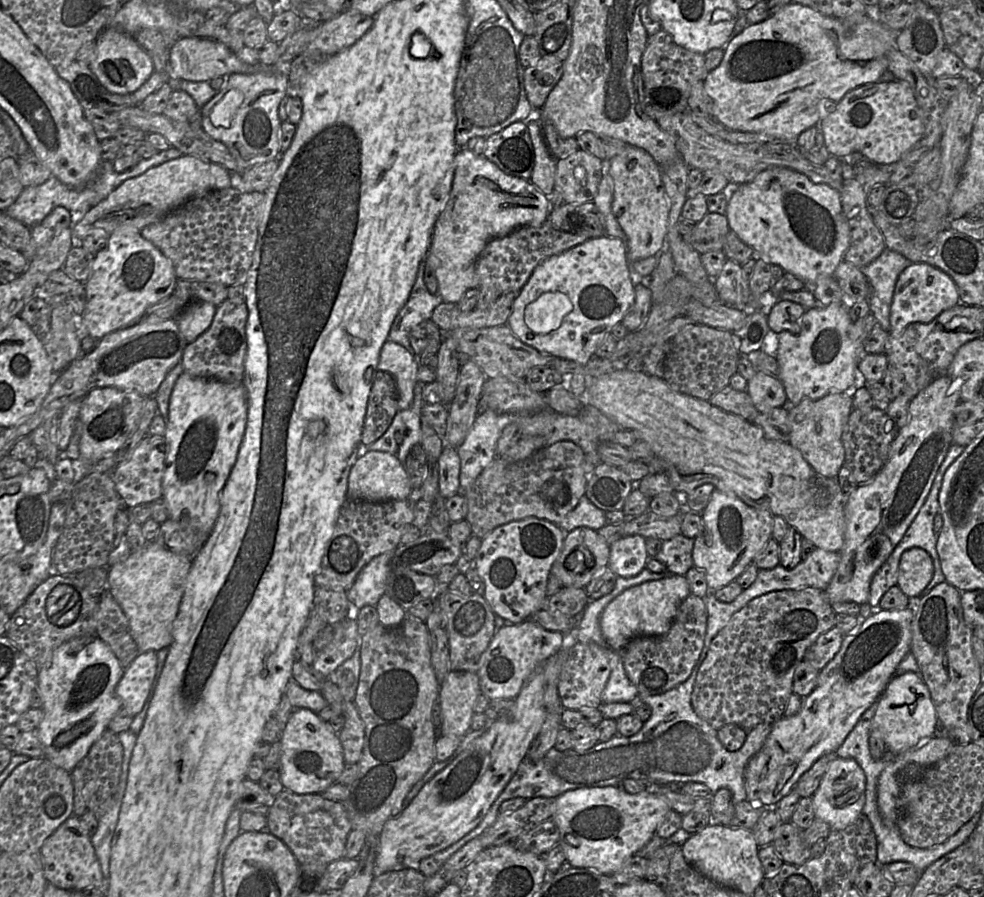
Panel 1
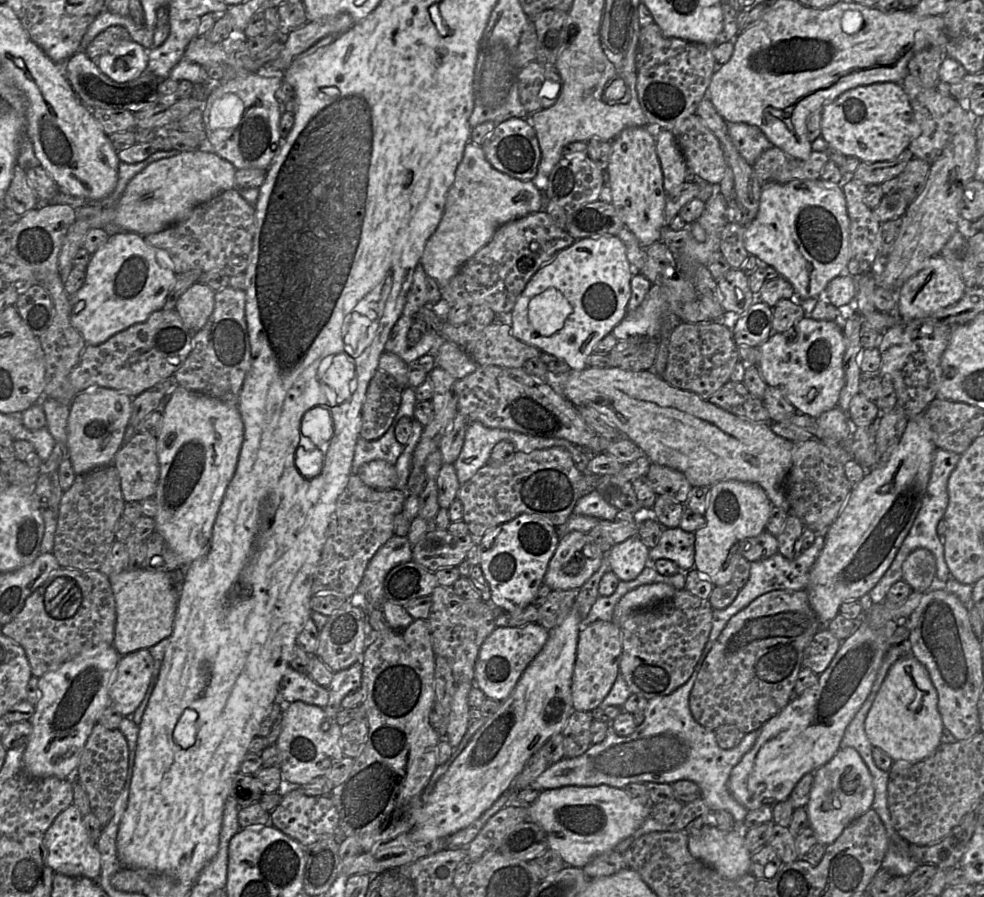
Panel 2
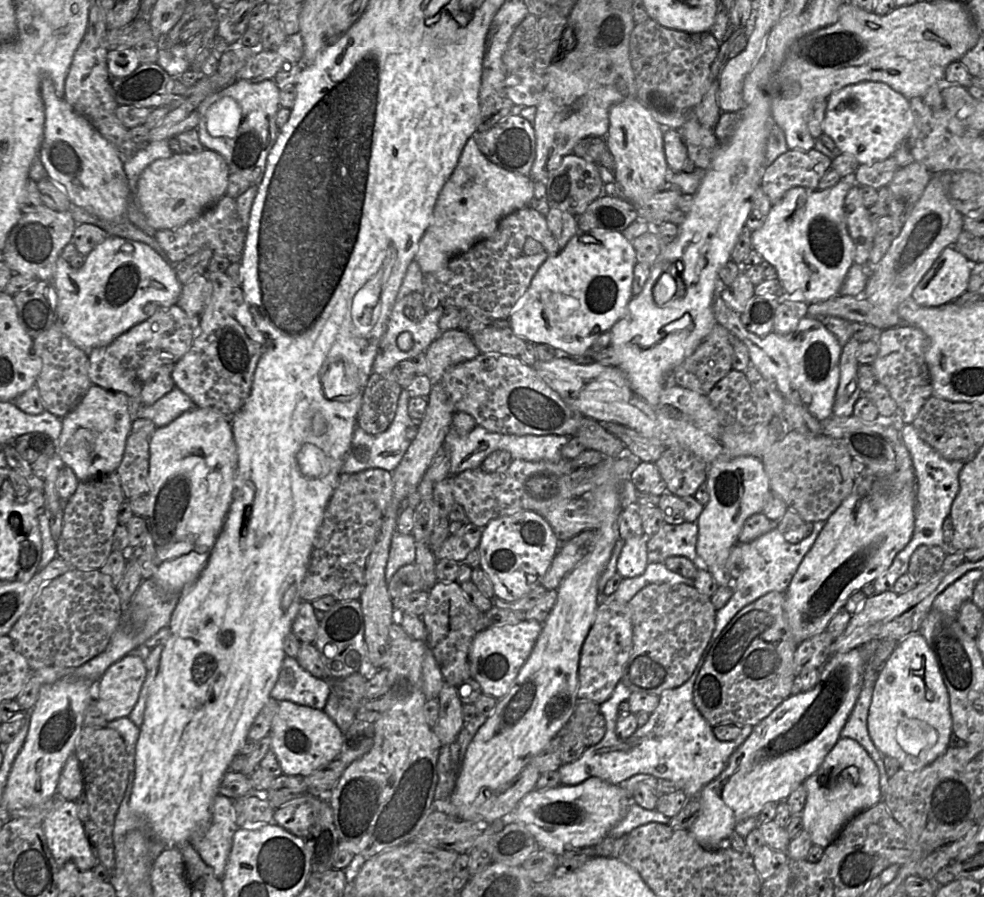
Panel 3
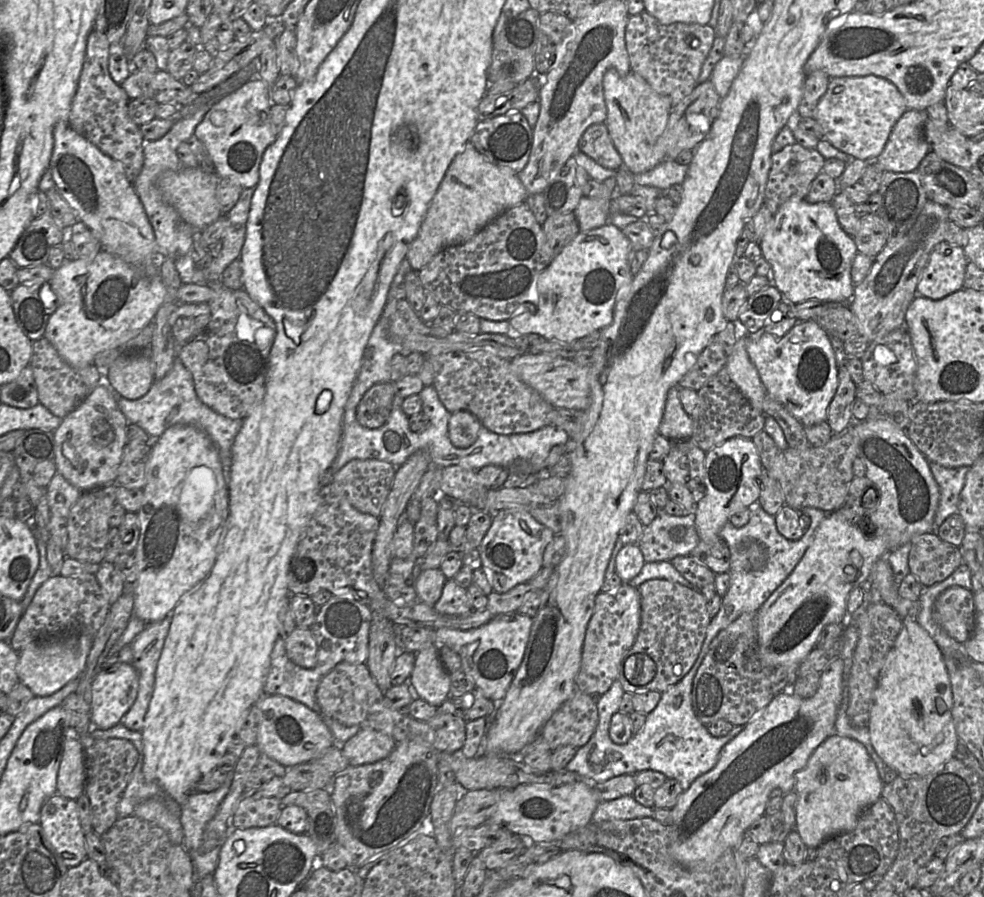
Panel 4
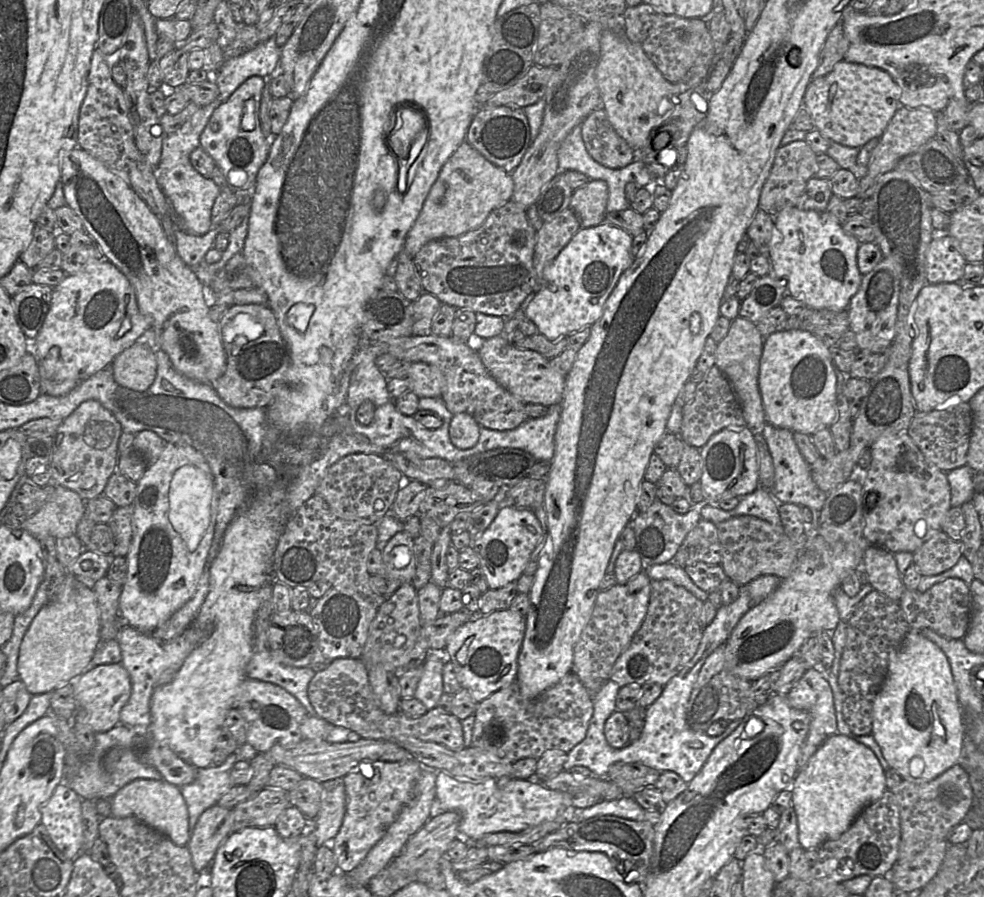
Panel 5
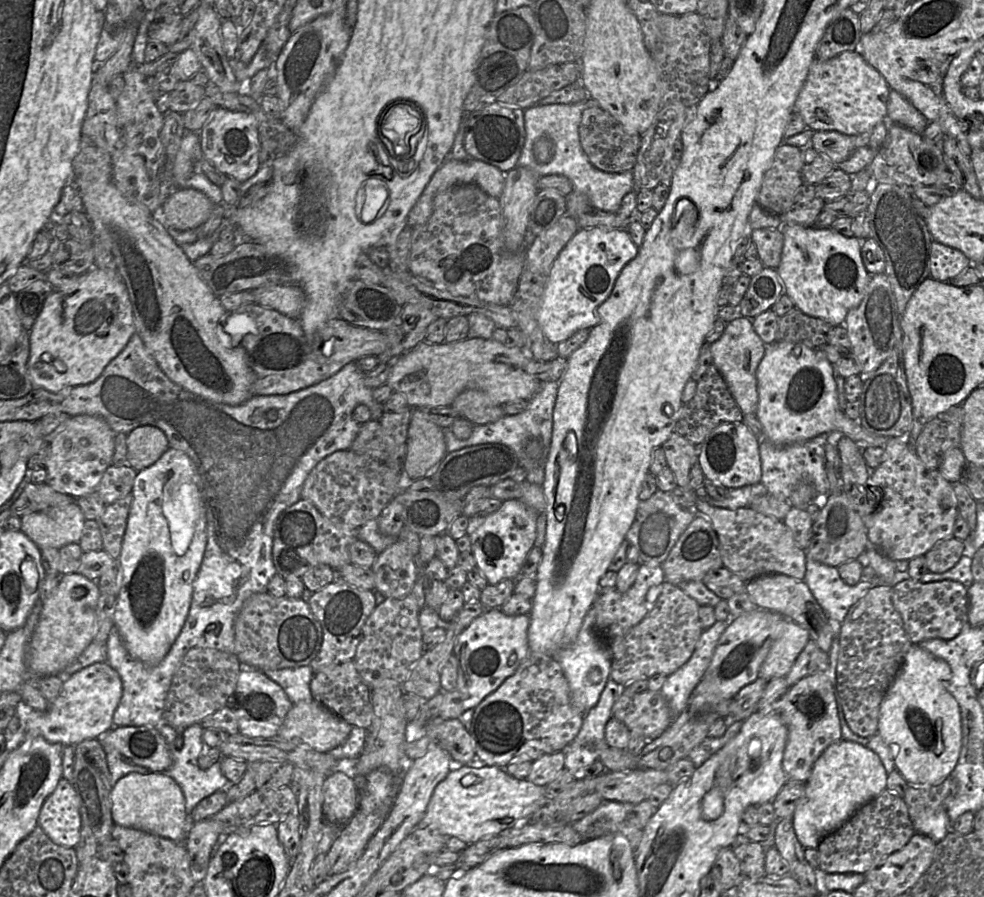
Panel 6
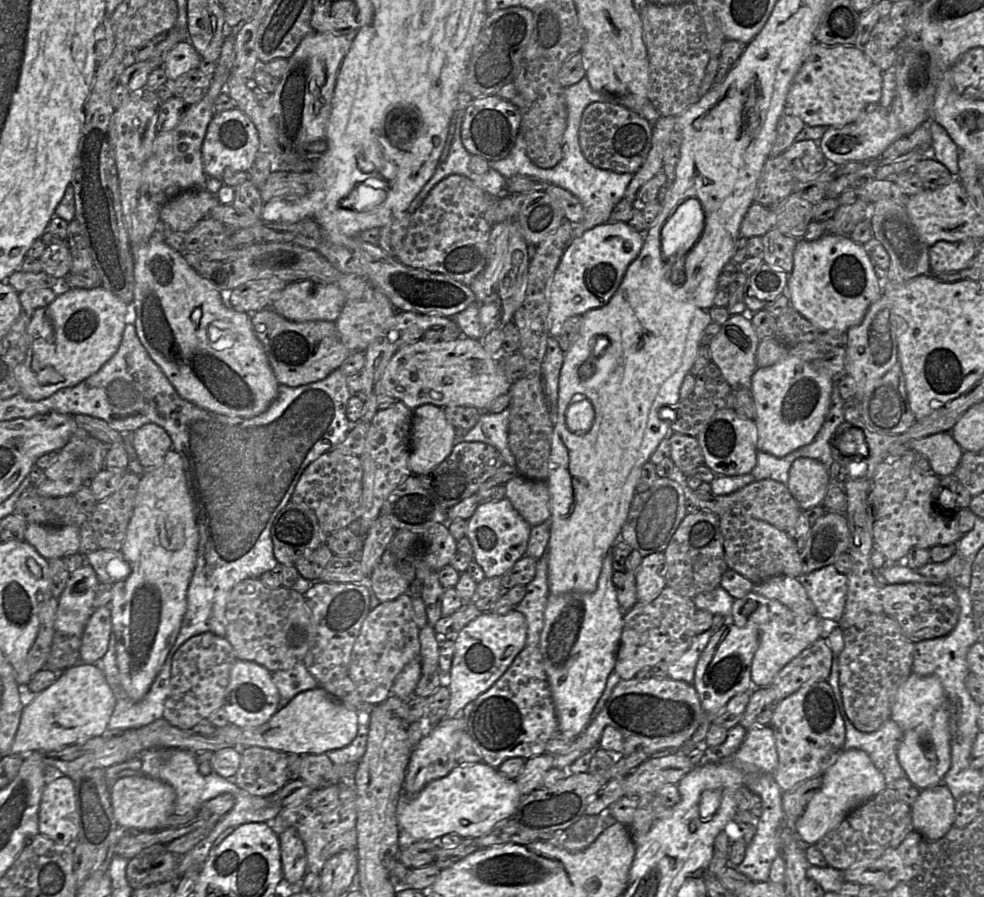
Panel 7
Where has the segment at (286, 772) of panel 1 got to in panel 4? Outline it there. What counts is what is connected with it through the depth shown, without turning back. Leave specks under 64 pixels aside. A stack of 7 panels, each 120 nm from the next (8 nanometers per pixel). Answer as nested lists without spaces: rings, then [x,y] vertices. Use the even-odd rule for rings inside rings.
[[[263,694],[254,705],[260,712],[256,746],[261,754],[284,767],[313,761],[336,744],[321,715],[298,701],[286,696]]]

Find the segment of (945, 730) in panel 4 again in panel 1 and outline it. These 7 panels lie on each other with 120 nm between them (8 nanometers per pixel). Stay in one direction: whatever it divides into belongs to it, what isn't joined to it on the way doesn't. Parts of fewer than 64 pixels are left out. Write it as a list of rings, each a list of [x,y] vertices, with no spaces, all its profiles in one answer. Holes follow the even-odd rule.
[[[906,672],[893,676],[885,691],[878,698],[878,709],[872,725],[882,734],[889,751],[897,754],[934,736],[936,722],[935,705],[922,675]]]

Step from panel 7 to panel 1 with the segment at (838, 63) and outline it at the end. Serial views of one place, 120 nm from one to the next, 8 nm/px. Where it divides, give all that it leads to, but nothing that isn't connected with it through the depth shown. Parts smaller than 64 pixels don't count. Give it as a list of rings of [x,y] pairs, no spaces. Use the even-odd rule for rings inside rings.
[[[898,79],[867,83],[847,92],[818,128],[831,156],[844,158],[858,152],[875,165],[898,162],[924,136],[923,114],[914,92]]]

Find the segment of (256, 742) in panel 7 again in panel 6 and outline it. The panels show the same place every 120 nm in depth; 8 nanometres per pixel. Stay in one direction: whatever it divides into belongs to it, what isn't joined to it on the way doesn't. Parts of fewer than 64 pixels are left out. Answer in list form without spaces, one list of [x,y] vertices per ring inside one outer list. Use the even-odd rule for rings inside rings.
[[[301,701],[293,704],[287,713],[277,738],[284,741],[299,742],[315,751],[325,753],[341,745],[348,738],[351,729],[351,724],[319,703]]]

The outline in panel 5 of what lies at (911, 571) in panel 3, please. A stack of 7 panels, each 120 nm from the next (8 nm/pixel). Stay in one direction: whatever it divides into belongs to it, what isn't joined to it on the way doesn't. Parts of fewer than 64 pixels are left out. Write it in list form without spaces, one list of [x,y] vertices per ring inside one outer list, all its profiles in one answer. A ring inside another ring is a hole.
[[[939,531],[913,553],[913,563],[922,577],[940,575],[963,556],[963,543]]]

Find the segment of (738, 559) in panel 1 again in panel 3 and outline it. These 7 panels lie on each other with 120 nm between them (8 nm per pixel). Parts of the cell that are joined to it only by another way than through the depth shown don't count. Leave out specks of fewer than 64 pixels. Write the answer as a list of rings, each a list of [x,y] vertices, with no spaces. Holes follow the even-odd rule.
[[[740,456],[733,459],[718,459],[710,464],[706,485],[709,501],[697,520],[697,556],[718,586],[730,586],[733,580],[726,568],[727,559],[738,542],[746,519],[763,511],[770,494],[769,478],[760,459]]]

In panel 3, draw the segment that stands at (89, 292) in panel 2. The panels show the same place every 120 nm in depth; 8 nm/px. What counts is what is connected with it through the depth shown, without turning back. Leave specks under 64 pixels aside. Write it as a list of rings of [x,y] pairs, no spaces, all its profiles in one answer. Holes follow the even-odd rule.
[[[108,236],[97,244],[80,269],[73,269],[59,257],[51,285],[58,295],[56,323],[88,356],[92,349],[110,344],[157,310],[177,304],[183,286],[174,265],[151,247],[118,236]]]

